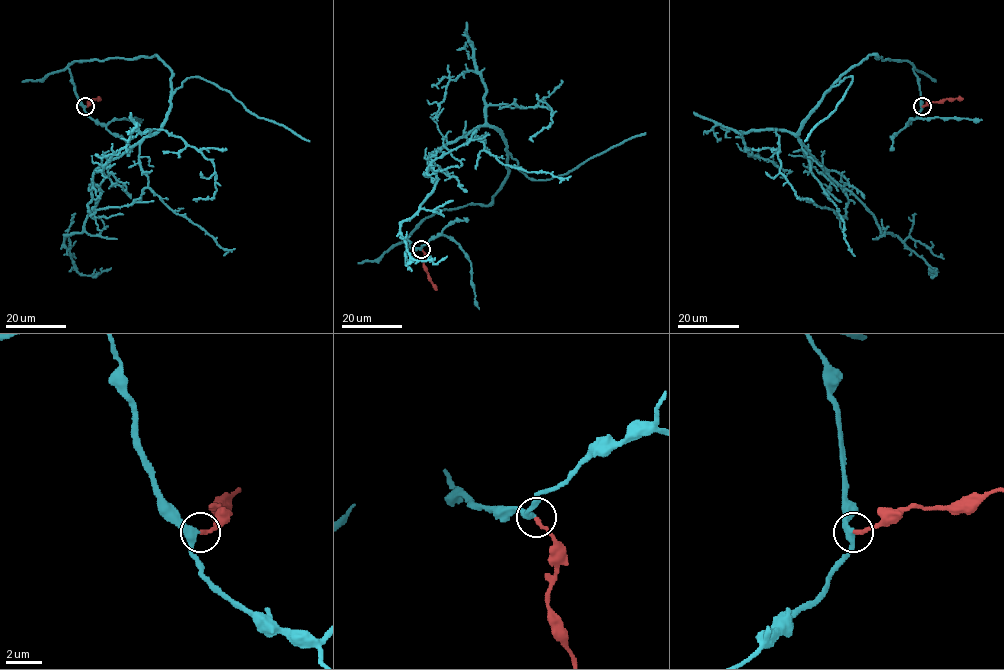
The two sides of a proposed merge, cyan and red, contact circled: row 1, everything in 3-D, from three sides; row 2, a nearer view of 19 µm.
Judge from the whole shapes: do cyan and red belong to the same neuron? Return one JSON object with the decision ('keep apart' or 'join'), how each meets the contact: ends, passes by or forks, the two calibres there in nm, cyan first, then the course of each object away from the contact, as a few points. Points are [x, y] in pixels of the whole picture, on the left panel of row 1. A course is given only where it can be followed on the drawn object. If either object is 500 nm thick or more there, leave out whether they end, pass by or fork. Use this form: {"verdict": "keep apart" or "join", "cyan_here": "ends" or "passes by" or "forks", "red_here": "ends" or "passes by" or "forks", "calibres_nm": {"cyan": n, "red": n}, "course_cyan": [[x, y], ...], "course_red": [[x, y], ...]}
{"verdict": "join", "cyan_here": "passes by", "red_here": "ends", "calibres_nm": {"cyan": 320, "red": 200}, "course_cyan": [[85, 106], [73, 61], [172, 72], [165, 121], [95, 171], [99, 201], [64, 236], [80, 274], [111, 267]], "course_red": [[86, 106], [91, 99], [100, 99]]}

